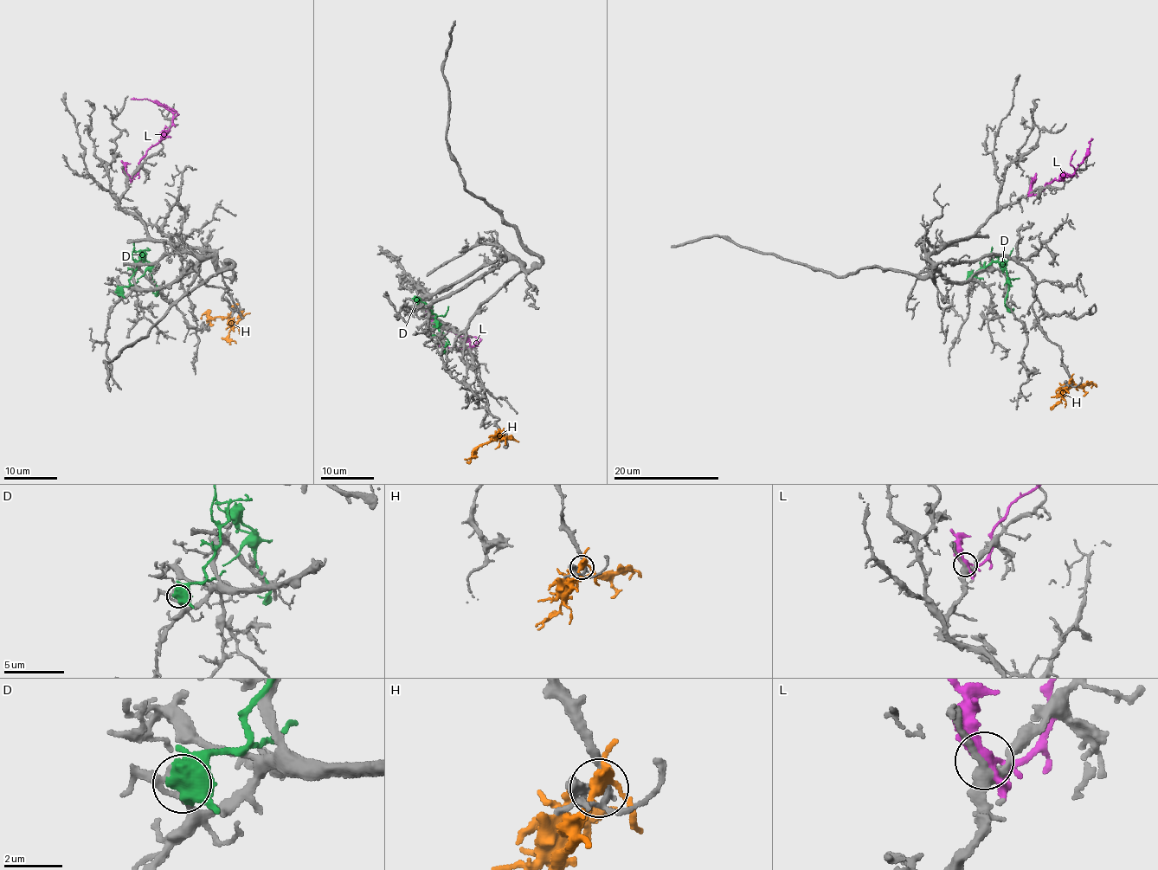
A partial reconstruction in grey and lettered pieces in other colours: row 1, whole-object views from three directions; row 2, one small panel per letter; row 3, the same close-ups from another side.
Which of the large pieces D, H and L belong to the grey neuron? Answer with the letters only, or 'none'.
none

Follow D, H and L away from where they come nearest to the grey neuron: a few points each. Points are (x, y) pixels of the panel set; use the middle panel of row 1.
D: (414, 300), (426, 303), (435, 315), (441, 342), (447, 344), (444, 351), (439, 353)
H: (503, 439), (508, 438), (504, 436), (481, 443), (466, 460)
L: (429, 314), (434, 318), (433, 323), (474, 347), (462, 350), (433, 346)

